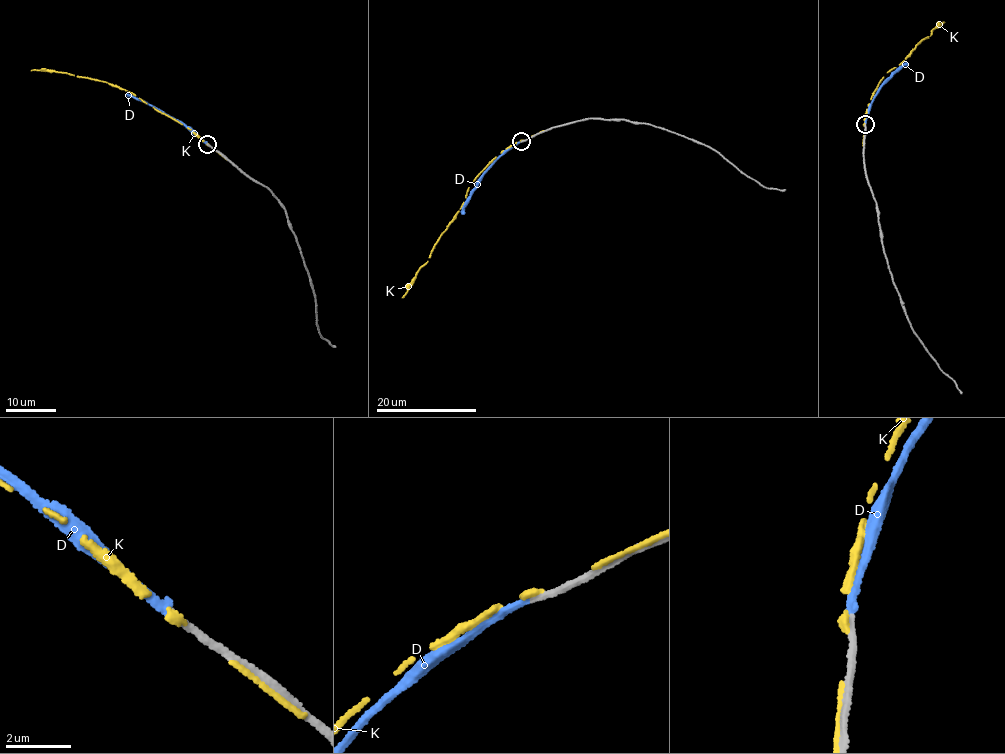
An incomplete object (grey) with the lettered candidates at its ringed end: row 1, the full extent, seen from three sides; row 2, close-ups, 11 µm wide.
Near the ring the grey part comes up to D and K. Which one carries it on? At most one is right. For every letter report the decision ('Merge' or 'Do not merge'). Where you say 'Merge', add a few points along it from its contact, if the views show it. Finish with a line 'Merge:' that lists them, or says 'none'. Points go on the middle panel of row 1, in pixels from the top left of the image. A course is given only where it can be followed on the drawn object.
D: Merge. Its course: (521, 141), (498, 157), (482, 174), (463, 214)
K: Do not merge
Merge: D

